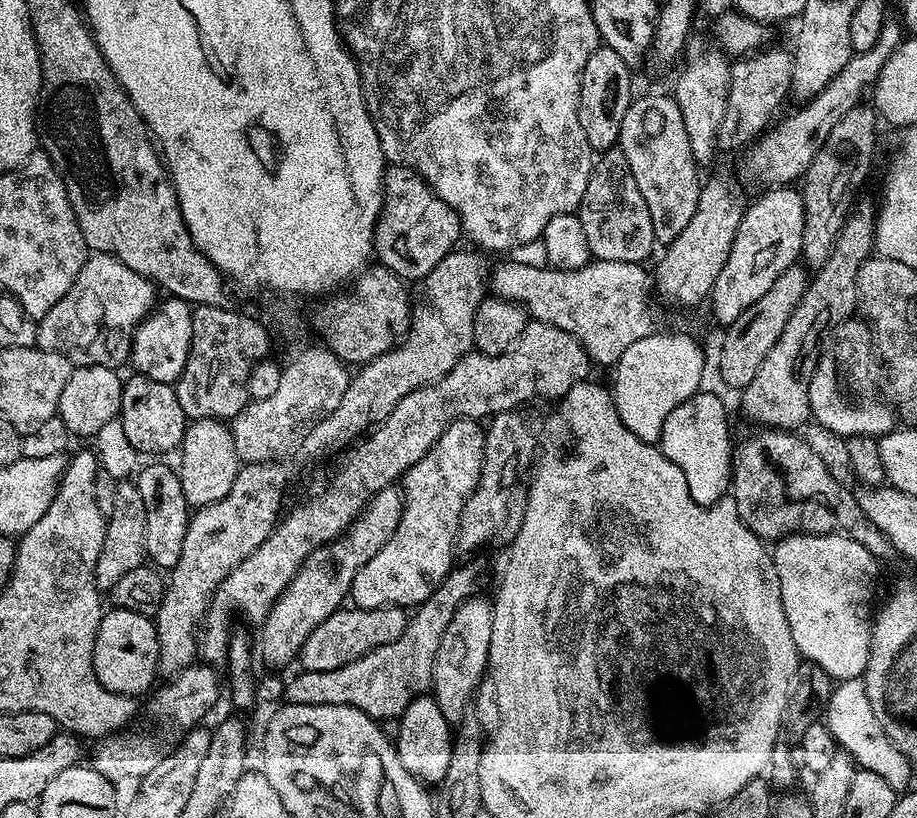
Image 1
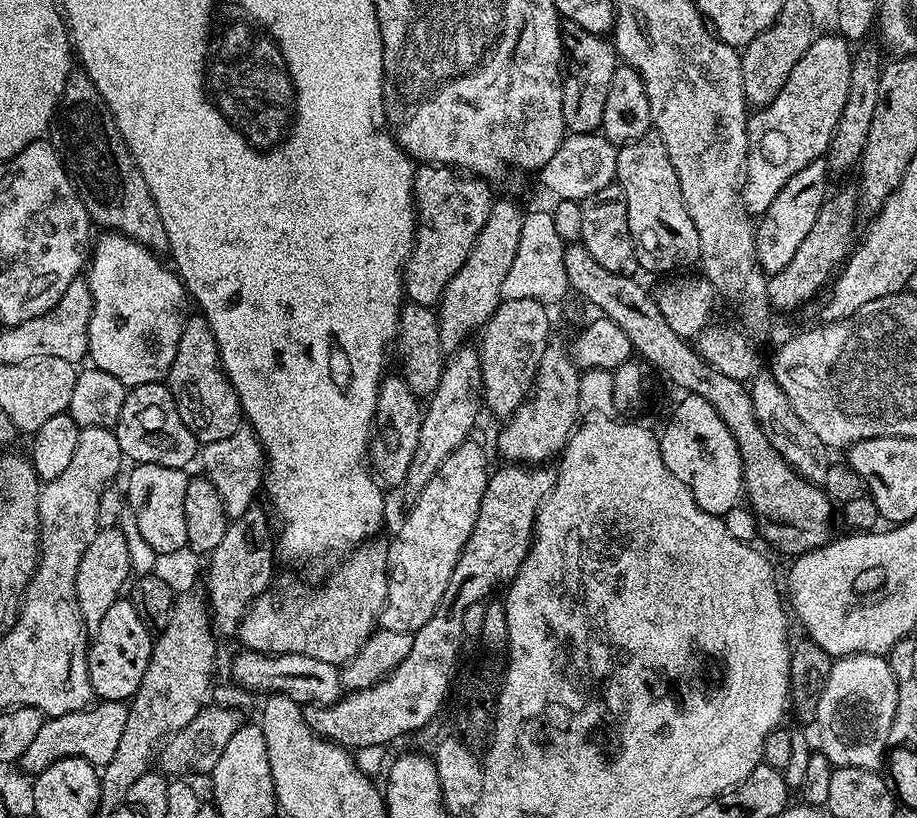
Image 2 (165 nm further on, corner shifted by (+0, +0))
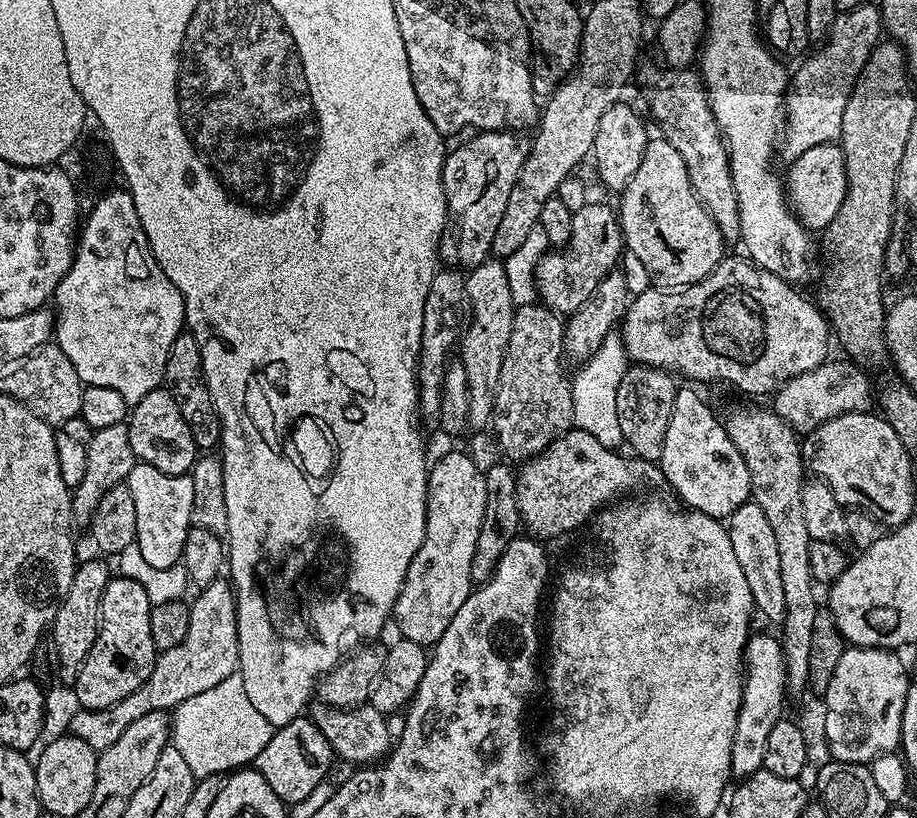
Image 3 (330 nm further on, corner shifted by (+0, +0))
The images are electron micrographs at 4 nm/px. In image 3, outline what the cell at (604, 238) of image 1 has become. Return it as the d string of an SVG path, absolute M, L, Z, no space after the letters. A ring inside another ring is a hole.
M590 202L582 210L573 212L573 232L568 244L562 250L549 250L537 264L535 272L536 295L539 303L557 314L571 314L578 310L593 294L598 286L620 263L620 255L625 255L624 233L620 230L620 217L617 209L608 204Z

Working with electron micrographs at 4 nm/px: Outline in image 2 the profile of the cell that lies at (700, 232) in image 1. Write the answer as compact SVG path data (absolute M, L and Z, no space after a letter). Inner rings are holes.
M839 34L833 36L817 35L812 41L810 50L806 50L806 54L802 54L802 58L798 58L798 66L794 66L794 70L790 70L790 78L786 78L786 86L782 86L782 90L778 90L778 98L774 98L759 110L753 111L748 117L748 163L754 169L760 168L760 184L769 190L775 190L786 186L786 182L790 178L794 178L794 174L798 174L798 170L802 170L802 166L806 166L810 162L821 159L829 151L832 136L835 134L838 120L842 116L843 107L846 106L847 94L850 92L850 76L851 64L853 58L853 49L850 47L849 41L845 40Z

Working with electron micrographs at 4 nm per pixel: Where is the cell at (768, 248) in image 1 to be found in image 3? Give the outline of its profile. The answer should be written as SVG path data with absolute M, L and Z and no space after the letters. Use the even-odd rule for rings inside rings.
M839 143L810 146L806 154L791 161L786 172L786 195L797 216L809 229L823 230L838 214L838 206L846 198L848 179L846 178L846 158Z

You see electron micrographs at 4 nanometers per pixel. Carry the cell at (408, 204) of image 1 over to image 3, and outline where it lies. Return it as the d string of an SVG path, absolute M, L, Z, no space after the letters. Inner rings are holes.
M480 130L469 136L472 137L465 144L458 145L453 152L451 149L445 155L442 170L442 182L448 207L448 223L444 229L444 236L440 240L440 260L445 265L455 266L460 270L474 269L482 261L489 259L494 234L498 231L498 222L502 222L506 202L510 199L510 190L514 190L514 182L518 182L518 174L526 162L530 147L527 135L517 134L512 130L499 132Z

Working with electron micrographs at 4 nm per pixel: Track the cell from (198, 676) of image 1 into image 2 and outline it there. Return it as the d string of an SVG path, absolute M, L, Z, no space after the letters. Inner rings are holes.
M253 650L241 651L242 654L232 664L231 679L249 693L279 694L290 698L296 704L332 704L342 695L340 687L340 668L330 662L322 662L307 654L278 653L268 655Z

